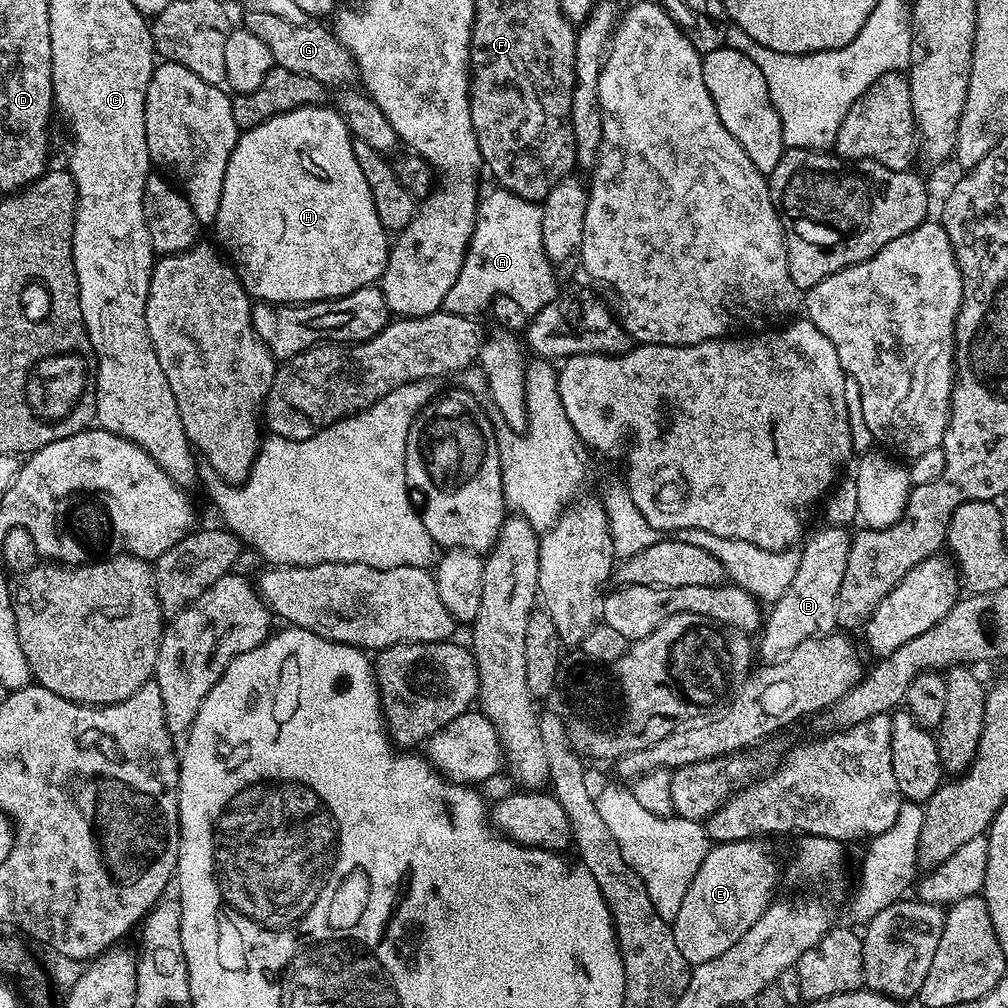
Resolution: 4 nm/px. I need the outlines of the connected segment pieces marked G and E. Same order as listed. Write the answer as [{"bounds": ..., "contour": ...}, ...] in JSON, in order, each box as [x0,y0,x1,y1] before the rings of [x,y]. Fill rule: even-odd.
[{"bounds":[243,11,357,86],"contour":[[[245,11],[243,27],[250,34],[254,34],[270,50],[272,62],[275,67],[294,70],[294,74],[306,74],[310,78],[318,78],[326,86],[348,86],[357,79],[356,63],[354,58],[338,42],[335,32],[324,28],[323,23],[309,22],[307,24],[295,24],[286,22],[286,18],[278,18],[278,14],[266,14],[265,12]]]},{"bounds":[671,839,776,966],"contour":[[[759,839],[739,840],[725,844],[713,843],[708,849],[694,882],[682,898],[678,914],[671,920],[674,942],[689,966],[710,962],[718,954],[730,950],[758,918],[773,903],[772,891],[776,888],[776,860]]]}]

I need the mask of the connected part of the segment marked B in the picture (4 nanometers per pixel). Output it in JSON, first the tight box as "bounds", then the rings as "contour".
{"bounds":[758,526,853,661],"contour":[[[844,526],[823,527],[803,541],[798,574],[794,574],[790,590],[786,590],[786,594],[782,594],[782,598],[771,605],[769,612],[772,613],[769,616],[767,613],[763,621],[762,631],[759,633],[760,644],[758,640],[758,656],[759,659],[761,656],[761,661],[783,660],[802,642],[827,636],[836,628],[838,590],[842,586],[842,574],[846,574],[846,558],[850,554],[853,533]]]}

